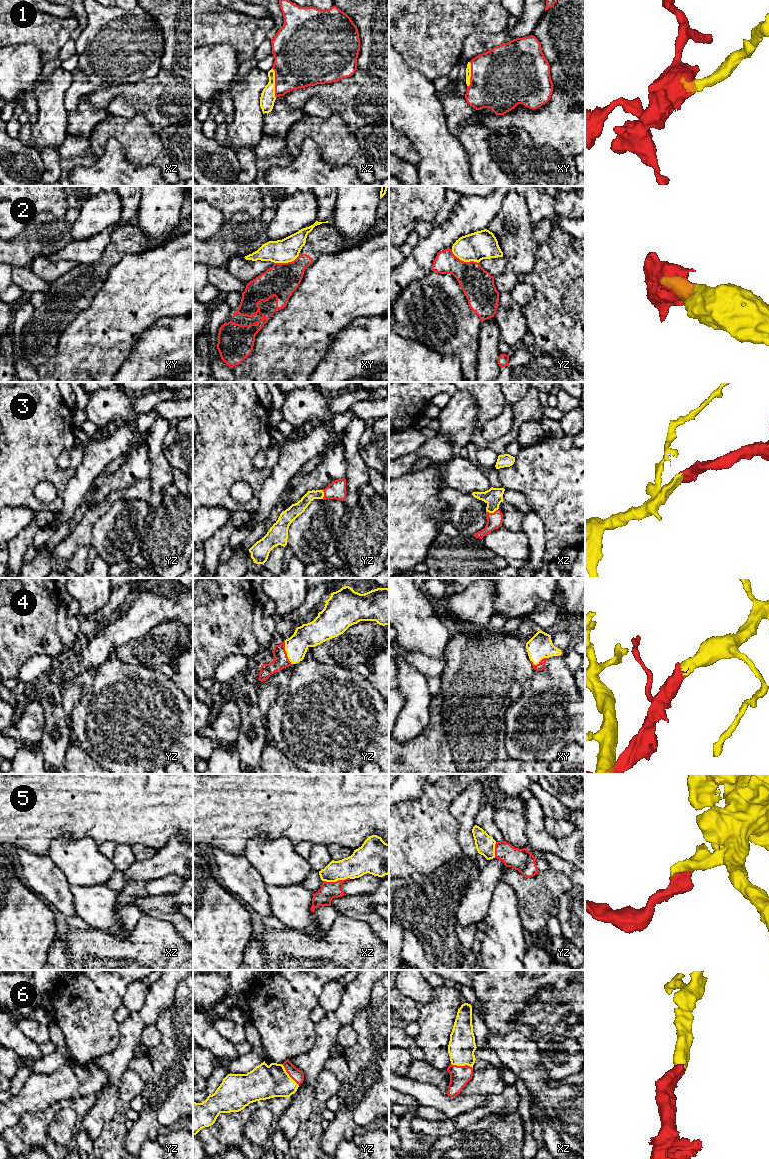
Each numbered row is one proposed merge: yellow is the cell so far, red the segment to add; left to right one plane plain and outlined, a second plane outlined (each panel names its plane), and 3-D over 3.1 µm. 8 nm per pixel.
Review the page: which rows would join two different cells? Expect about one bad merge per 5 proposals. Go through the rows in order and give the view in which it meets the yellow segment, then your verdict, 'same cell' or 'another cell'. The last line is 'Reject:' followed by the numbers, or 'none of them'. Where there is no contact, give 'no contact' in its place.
1: contact in xz; same cell
2: contact in yz; another cell
3: contact in xz; same cell
4: contact in yz; same cell
5: contact in xz; same cell
6: contact in xz; same cell
Reject: 2

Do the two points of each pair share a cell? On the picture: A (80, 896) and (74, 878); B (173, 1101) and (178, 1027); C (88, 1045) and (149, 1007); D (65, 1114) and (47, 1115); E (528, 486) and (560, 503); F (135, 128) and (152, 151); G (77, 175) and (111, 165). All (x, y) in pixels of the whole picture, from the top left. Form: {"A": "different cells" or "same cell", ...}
{"A": "different cells", "B": "same cell", "C": "different cells", "D": "different cells", "E": "same cell", "F": "same cell", "G": "same cell"}

